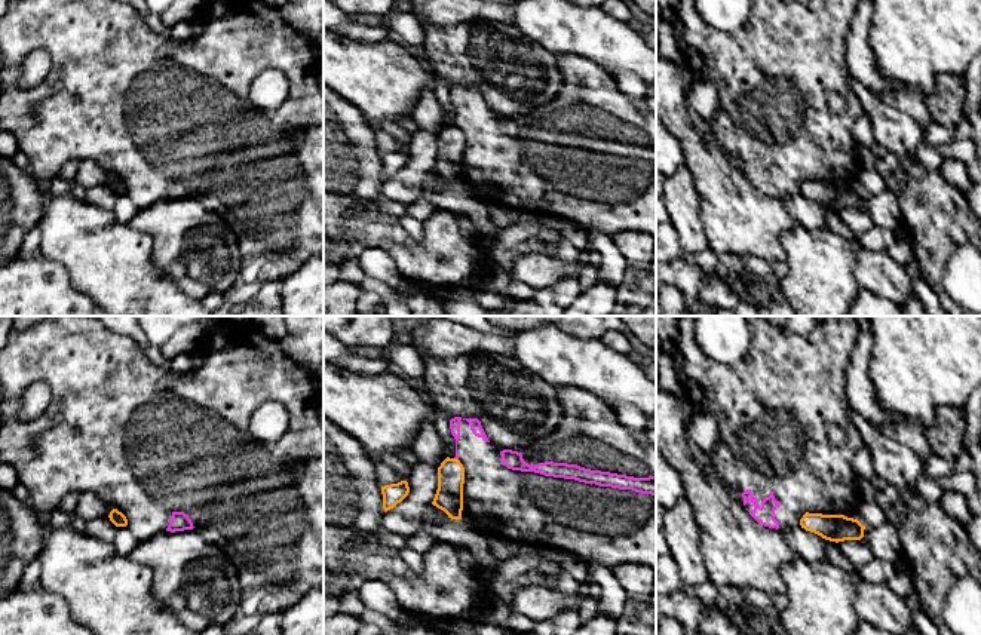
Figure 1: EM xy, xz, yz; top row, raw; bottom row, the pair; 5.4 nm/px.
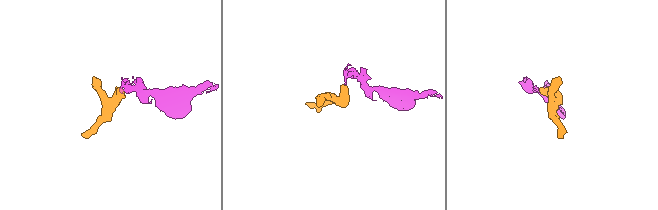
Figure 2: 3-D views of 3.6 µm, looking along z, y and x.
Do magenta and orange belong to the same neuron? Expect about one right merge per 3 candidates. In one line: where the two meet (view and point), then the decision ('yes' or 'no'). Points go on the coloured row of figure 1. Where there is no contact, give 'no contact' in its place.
xz (456, 457) | no

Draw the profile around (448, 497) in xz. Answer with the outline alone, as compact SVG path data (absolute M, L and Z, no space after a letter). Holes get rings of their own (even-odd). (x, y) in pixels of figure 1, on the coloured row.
M447 457L438 467L438 490L432 501L451 519L462 519L465 467L457 458Z

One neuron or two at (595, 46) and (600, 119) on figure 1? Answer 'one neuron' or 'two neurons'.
two neurons

